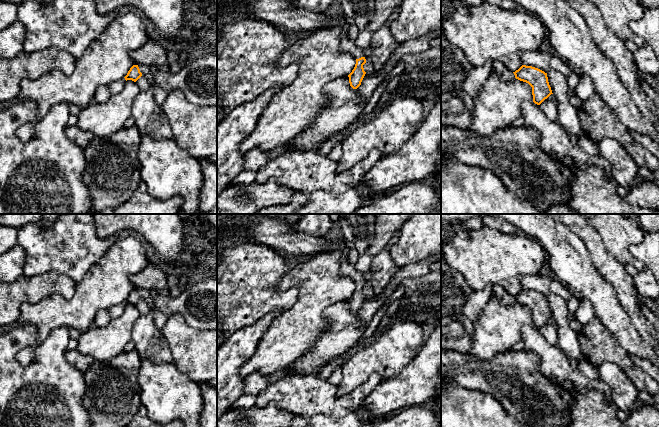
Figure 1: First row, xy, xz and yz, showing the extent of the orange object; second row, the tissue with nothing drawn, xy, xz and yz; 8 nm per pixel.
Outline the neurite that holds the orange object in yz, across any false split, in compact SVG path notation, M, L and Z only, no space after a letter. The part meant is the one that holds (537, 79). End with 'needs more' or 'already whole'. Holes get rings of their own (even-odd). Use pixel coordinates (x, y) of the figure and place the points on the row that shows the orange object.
M494 61L492 69L498 73L503 81L518 79L528 83L532 87L533 102L537 105L553 94L547 73L538 68L522 65L518 70L512 72L503 63Z | needs more

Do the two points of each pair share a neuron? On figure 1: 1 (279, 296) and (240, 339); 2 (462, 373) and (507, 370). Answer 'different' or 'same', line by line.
1: different
2: same

